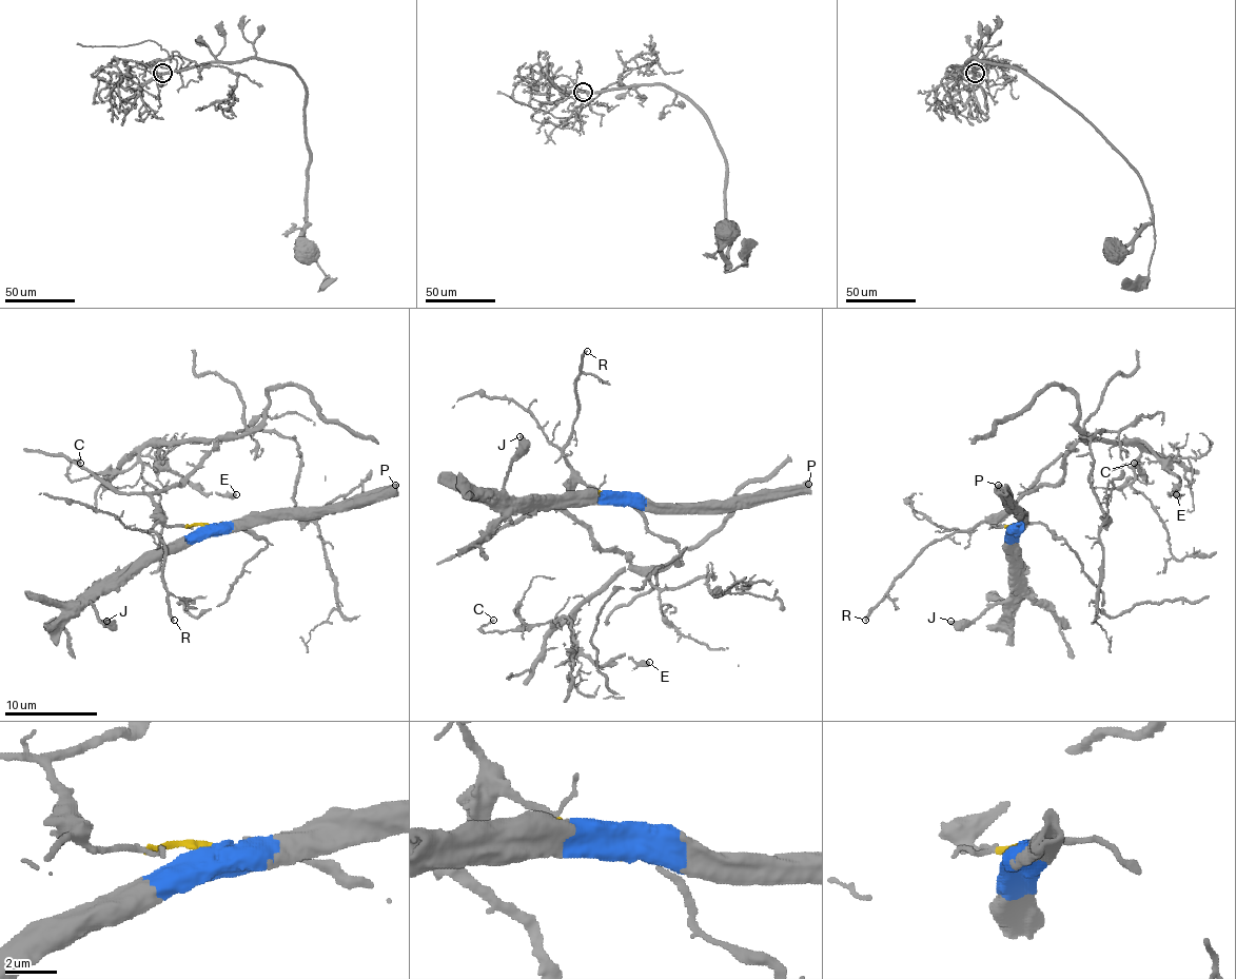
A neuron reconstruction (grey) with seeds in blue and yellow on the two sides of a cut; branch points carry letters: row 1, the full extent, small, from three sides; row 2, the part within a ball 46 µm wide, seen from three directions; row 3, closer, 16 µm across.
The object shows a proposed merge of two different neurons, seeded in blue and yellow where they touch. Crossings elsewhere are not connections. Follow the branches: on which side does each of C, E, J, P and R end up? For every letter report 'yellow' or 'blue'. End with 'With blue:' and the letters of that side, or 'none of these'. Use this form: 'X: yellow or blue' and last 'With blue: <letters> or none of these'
C: yellow
E: yellow
J: blue
P: blue
R: yellow
With blue: J, P

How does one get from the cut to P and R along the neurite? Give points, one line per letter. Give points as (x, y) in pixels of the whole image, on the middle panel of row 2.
P: (620, 503), (728, 505), (798, 495), (809, 484)
R: (620, 503), (606, 501), (565, 456), (575, 417), (575, 378), (581, 373), (581, 357), (587, 350)

